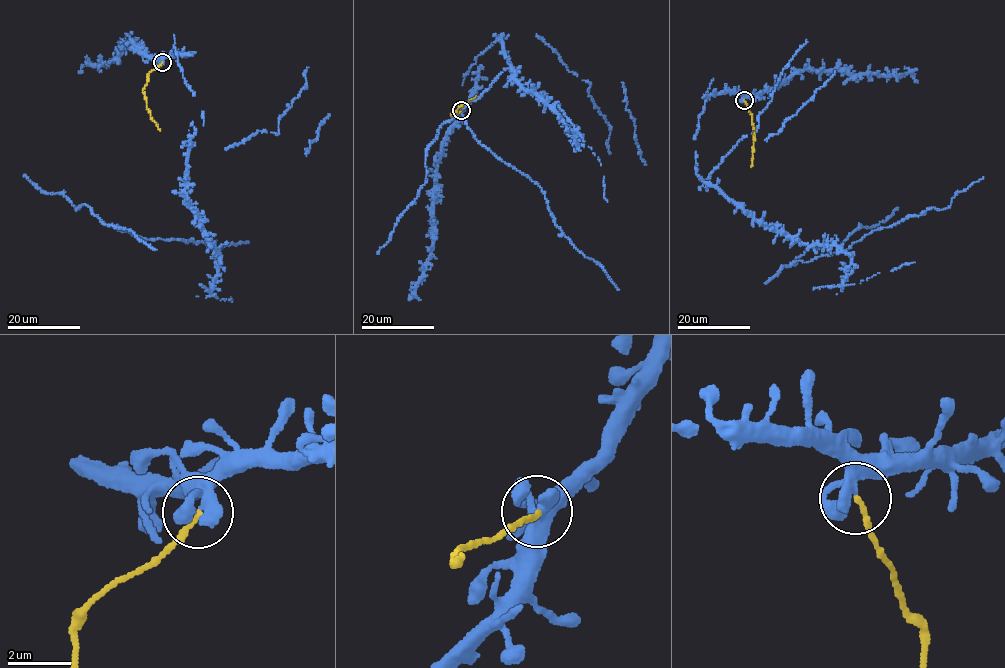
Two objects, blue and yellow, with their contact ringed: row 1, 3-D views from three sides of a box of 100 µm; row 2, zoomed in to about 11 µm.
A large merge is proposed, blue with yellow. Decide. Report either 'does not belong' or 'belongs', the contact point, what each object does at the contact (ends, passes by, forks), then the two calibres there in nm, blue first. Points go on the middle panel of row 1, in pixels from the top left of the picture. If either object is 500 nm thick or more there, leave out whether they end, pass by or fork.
does not belong; at (461, 110); blue passes by; yellow ends there; 360 nm thick on the blue side, 160 nm on the other

